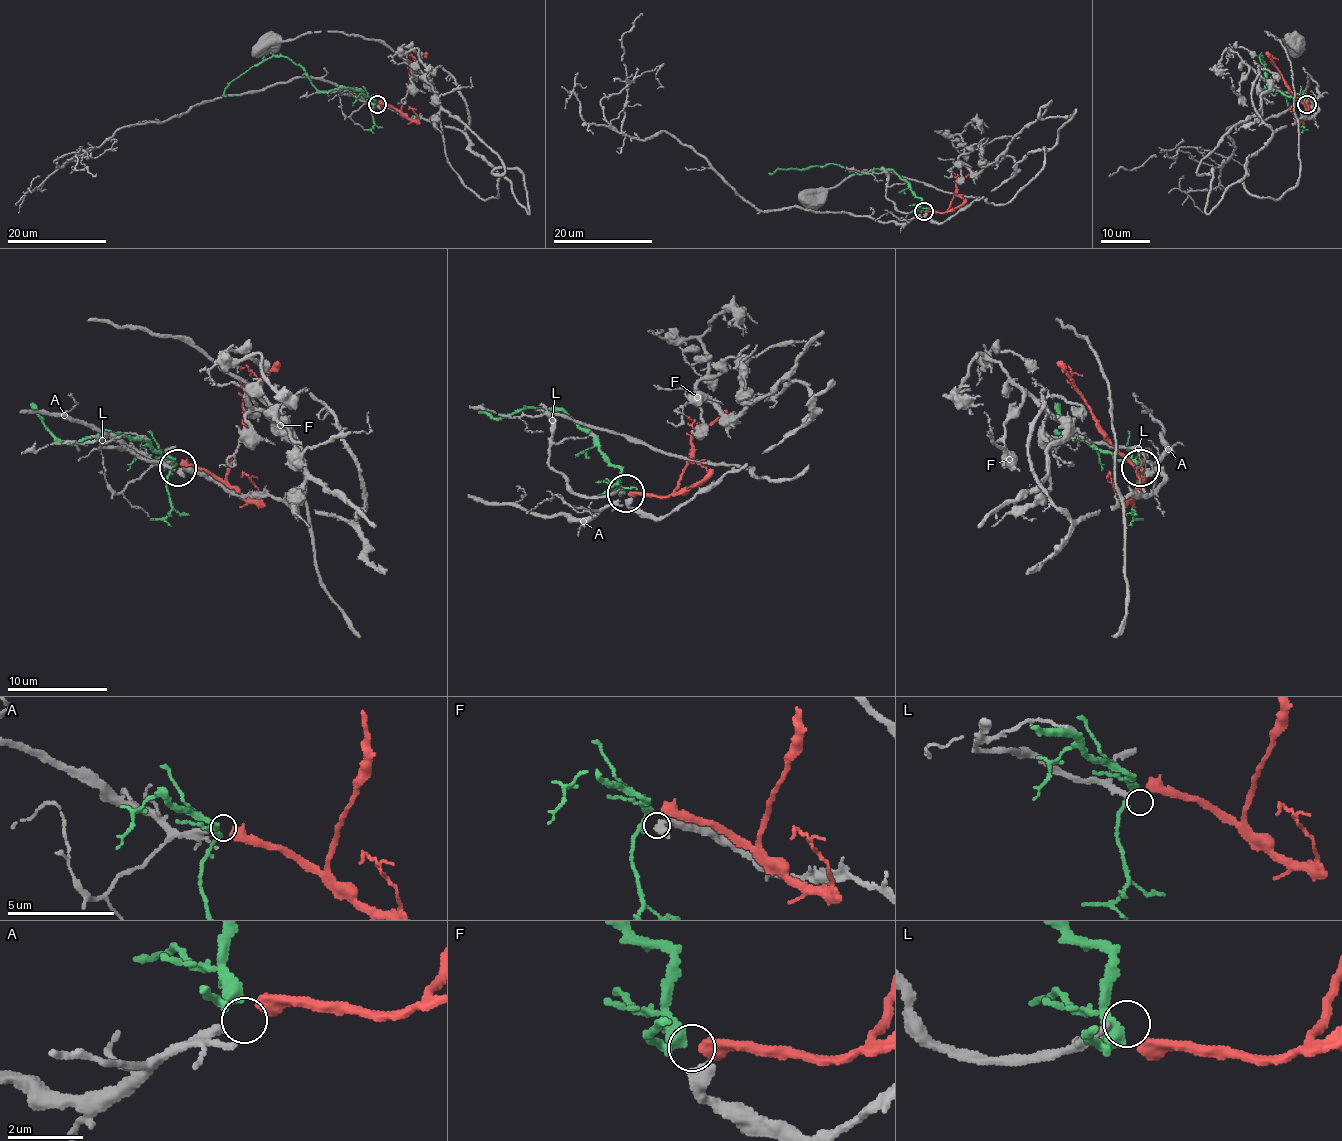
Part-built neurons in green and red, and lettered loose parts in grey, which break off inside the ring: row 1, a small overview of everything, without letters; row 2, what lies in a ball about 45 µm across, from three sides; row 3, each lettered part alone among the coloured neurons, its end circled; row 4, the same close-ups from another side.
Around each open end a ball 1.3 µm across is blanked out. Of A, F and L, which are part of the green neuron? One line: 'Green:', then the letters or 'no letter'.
Green: F

